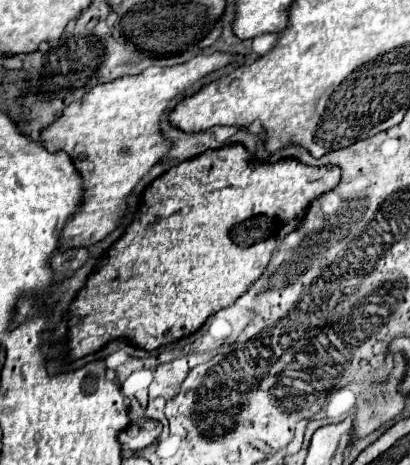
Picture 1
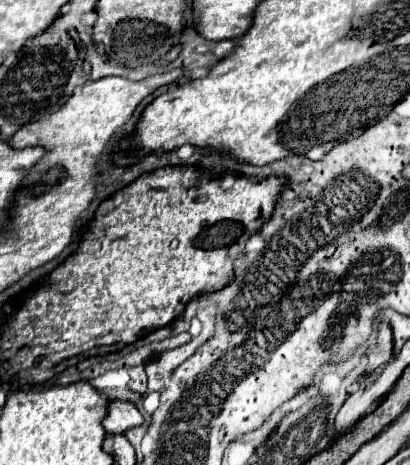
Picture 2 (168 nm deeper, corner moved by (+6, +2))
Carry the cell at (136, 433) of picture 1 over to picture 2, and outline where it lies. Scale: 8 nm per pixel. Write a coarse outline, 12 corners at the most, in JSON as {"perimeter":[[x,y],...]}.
{"perimeter":[[108,401],[106,433],[120,435],[144,419],[130,401]]}

